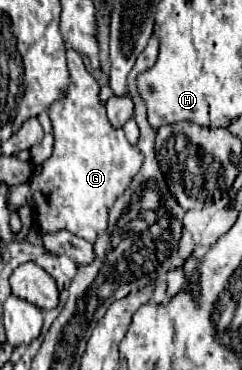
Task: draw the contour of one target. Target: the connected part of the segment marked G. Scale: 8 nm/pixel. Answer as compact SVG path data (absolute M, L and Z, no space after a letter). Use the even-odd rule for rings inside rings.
M71 47L67 49L67 67L69 67L71 83L65 89L65 95L49 107L53 135L55 135L53 155L41 165L41 173L37 171L31 177L29 185L33 191L33 211L35 211L35 219L37 219L41 233L47 233L47 231L55 233L55 231L67 229L67 231L93 243L95 237L107 229L109 207L115 203L115 199L119 195L123 195L123 191L129 187L133 177L139 173L143 155L139 153L137 147L131 147L127 143L123 129L111 127L111 123L105 115L105 107L99 103L99 85L93 79L93 75L85 69L79 53L73 51Z

